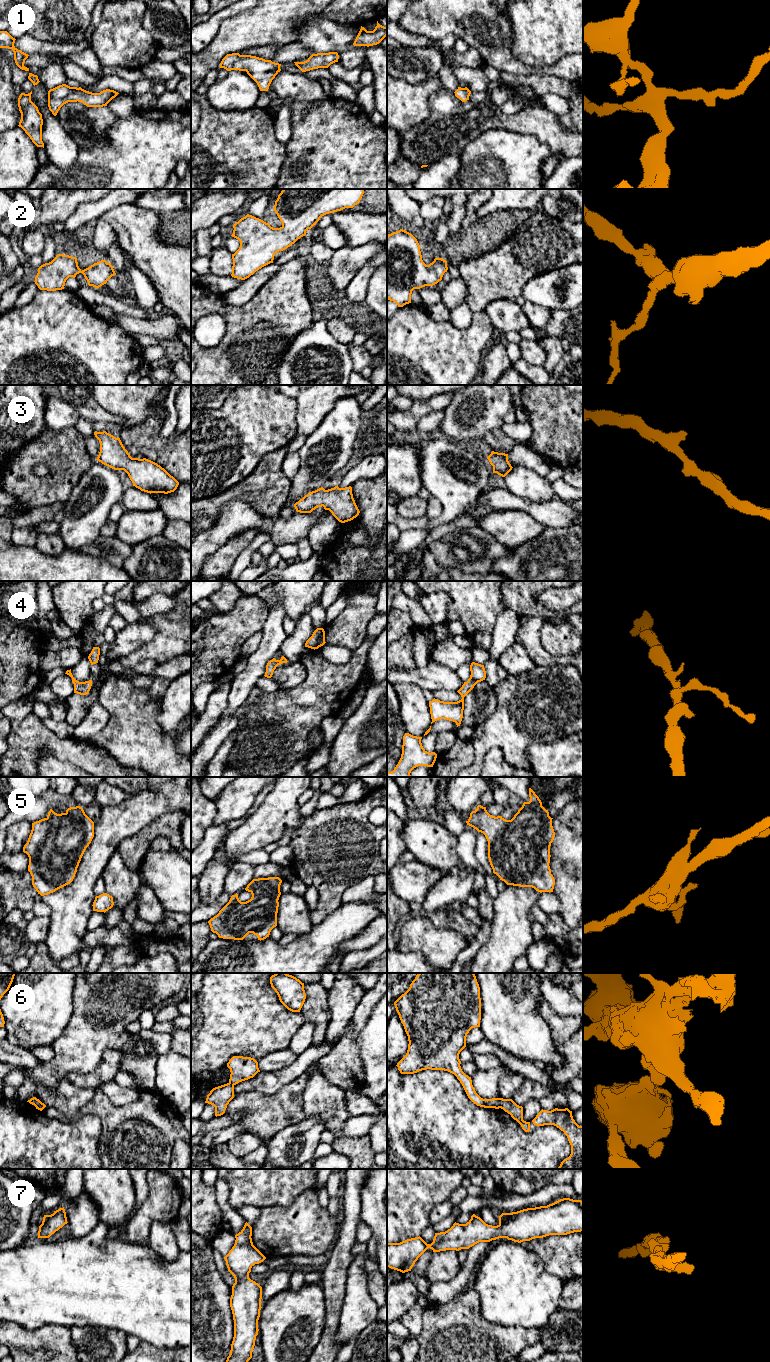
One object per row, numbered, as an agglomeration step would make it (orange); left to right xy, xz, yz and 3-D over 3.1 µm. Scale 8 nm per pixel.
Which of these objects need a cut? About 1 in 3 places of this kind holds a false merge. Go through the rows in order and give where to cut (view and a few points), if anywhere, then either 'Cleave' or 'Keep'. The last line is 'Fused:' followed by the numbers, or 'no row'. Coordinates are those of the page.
1: No split. Keep
2: No split. Keep
3: No split. Keep
4: No split. Keep
5: No split. Keep
6: Split along yz (497, 1098), (500, 1107). Cleave
7: No split. Keep
Fused: 6

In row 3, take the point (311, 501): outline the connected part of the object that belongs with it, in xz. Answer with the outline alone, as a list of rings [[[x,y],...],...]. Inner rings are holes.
[[[337,485],[328,490],[321,487],[309,492],[294,504],[296,511],[300,513],[311,513],[322,506],[341,523],[353,520],[360,513],[353,498],[351,486],[339,488]]]

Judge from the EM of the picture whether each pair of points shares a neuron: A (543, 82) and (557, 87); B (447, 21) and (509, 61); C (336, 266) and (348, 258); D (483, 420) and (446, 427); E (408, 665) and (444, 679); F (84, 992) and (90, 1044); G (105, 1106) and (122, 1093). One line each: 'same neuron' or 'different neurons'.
A: same neuron
B: same neuron
C: same neuron
D: same neuron
E: different neurons
F: same neuron
G: different neurons

